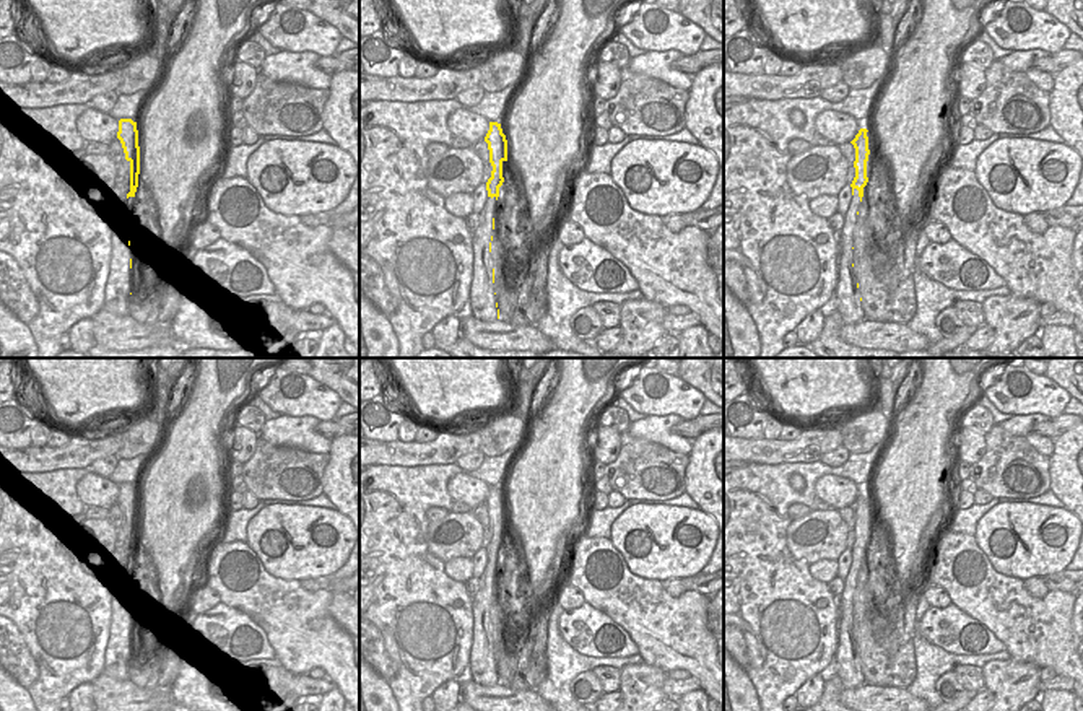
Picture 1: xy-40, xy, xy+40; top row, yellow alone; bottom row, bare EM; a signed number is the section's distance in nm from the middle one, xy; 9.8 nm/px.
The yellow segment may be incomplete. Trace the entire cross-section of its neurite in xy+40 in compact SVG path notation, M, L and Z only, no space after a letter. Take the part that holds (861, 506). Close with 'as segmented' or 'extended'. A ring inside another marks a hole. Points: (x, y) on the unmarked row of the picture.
M860 493L855 503L850 506L855 513L855 542L850 548L852 563L844 579L844 591L837 597L839 628L837 628L837 648L833 662L826 672L836 674L844 688L859 688L865 685L859 648L854 638L854 594L859 579L859 569L863 561L863 552L868 547L867 526L868 526L868 501L867 493Z; extended

